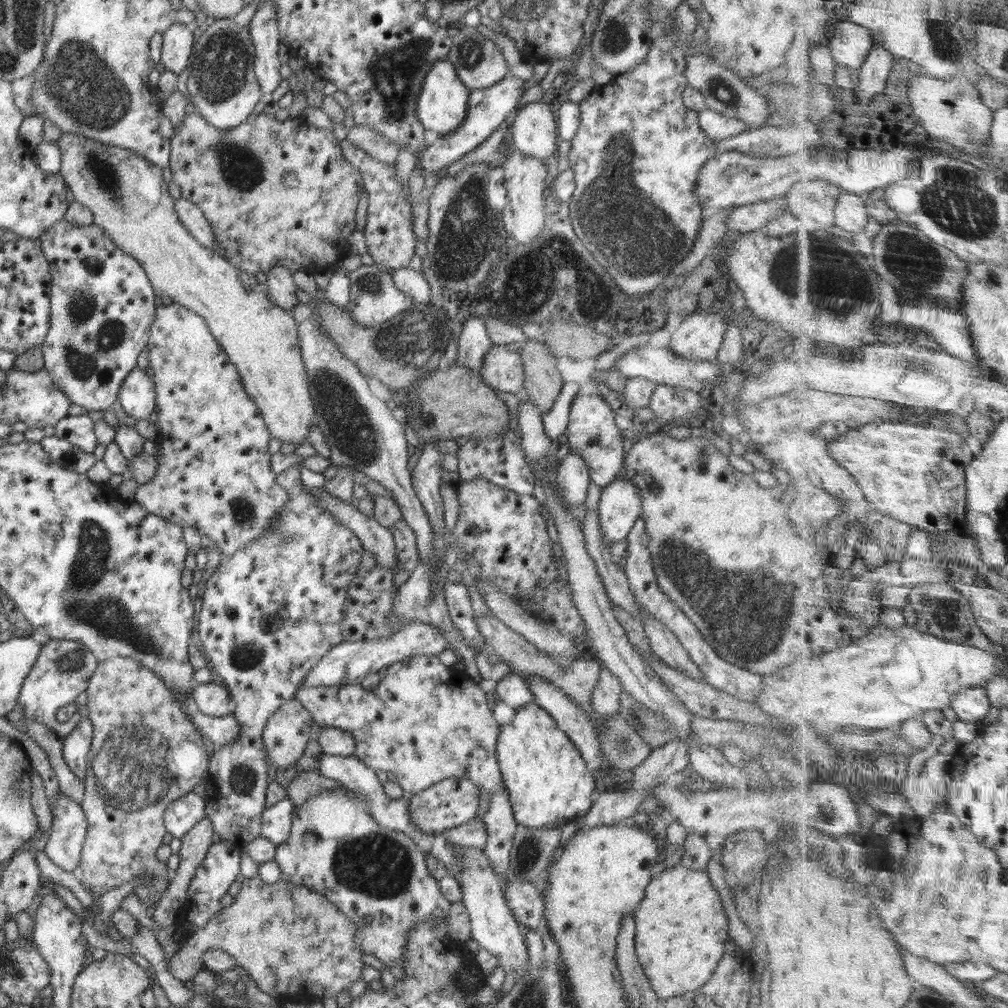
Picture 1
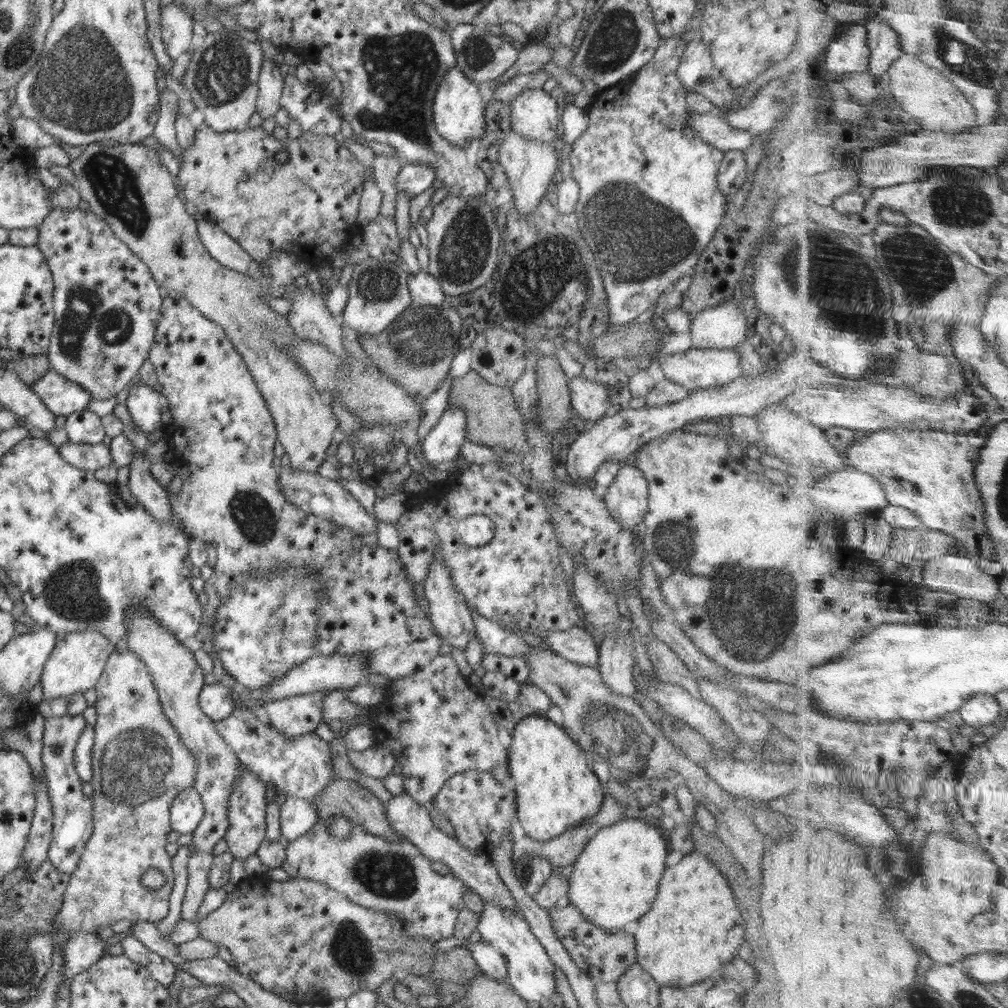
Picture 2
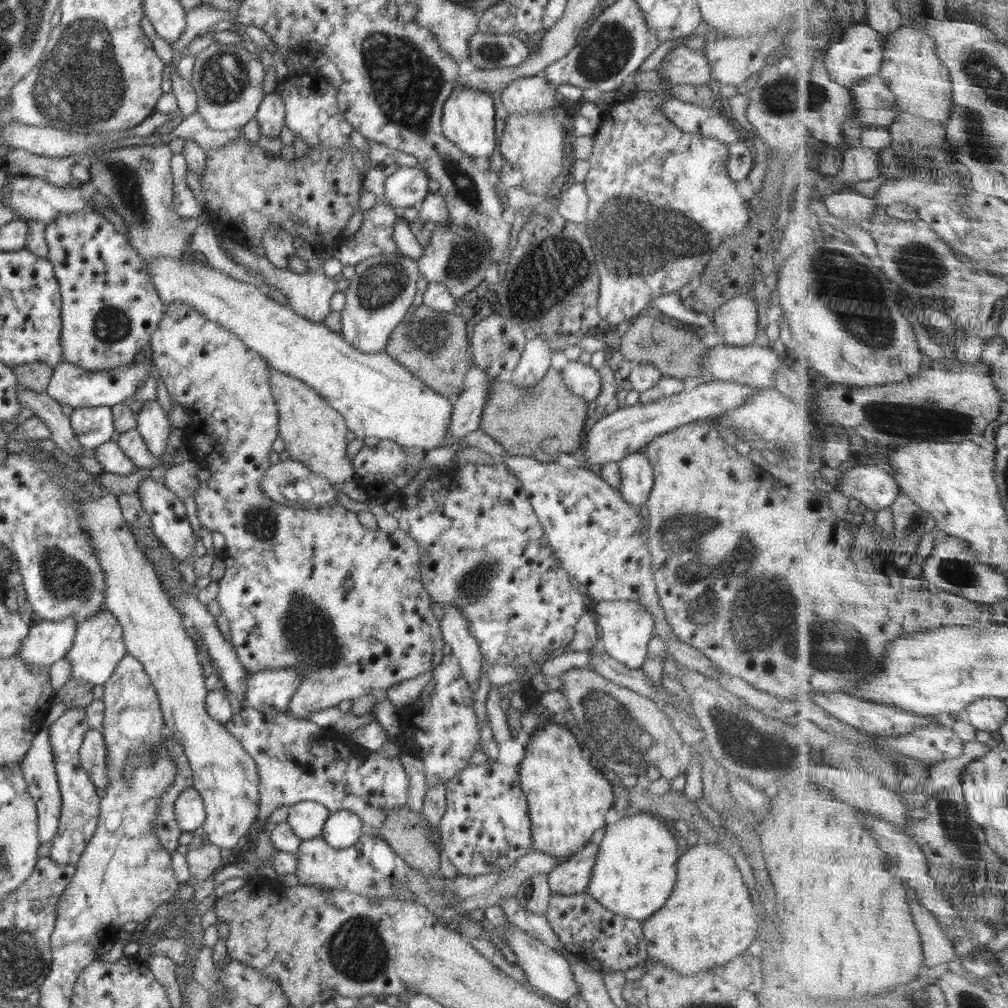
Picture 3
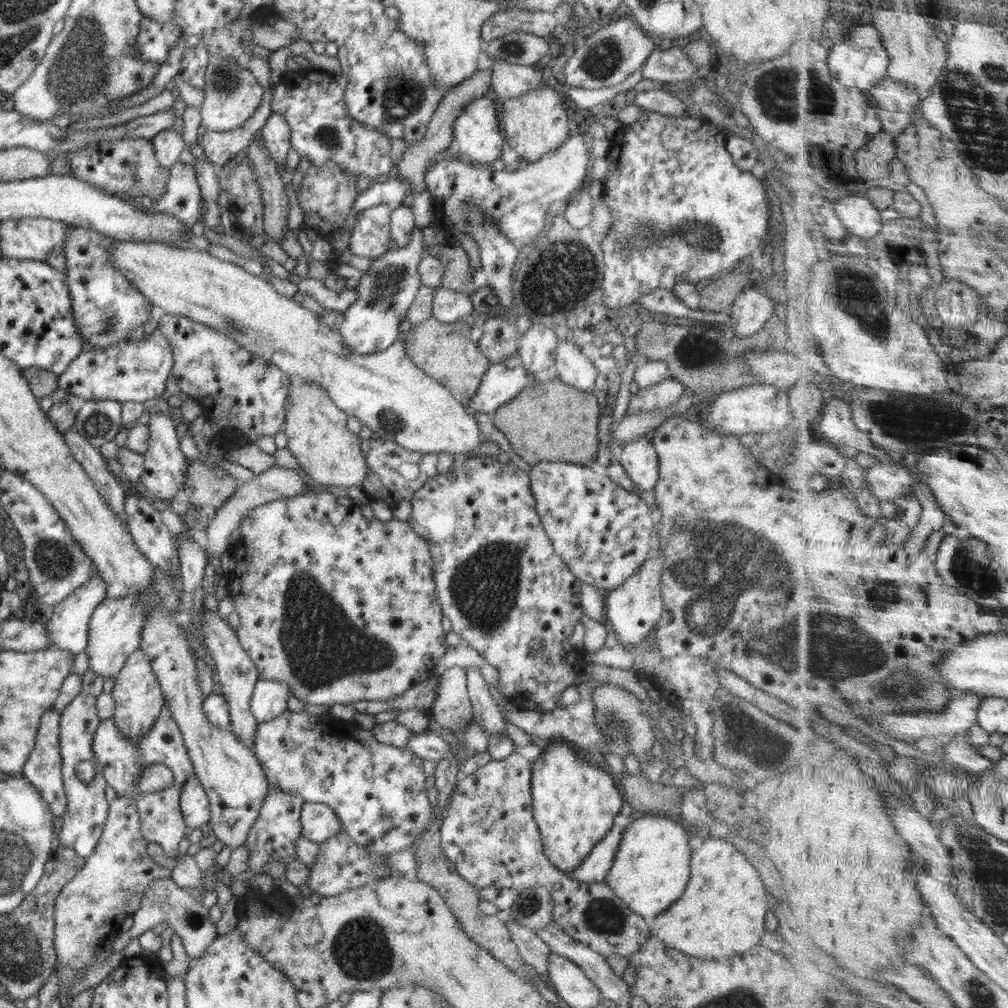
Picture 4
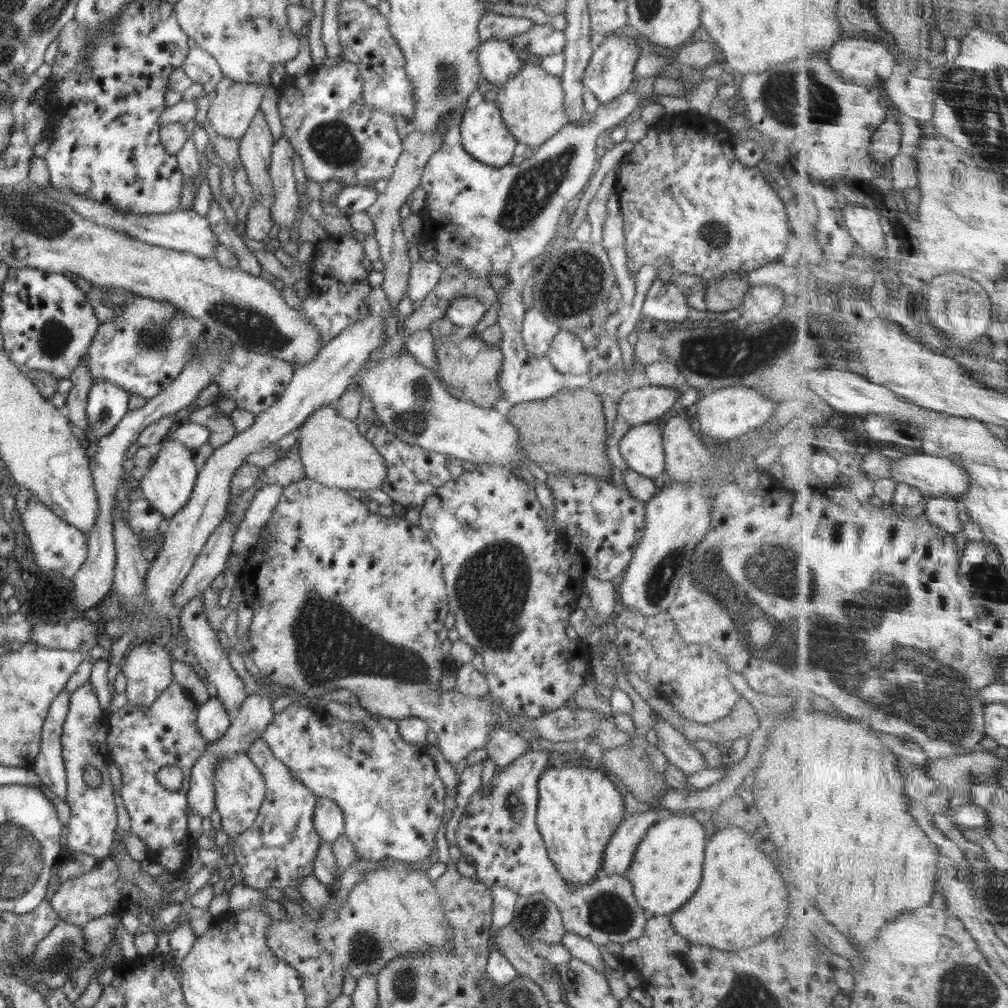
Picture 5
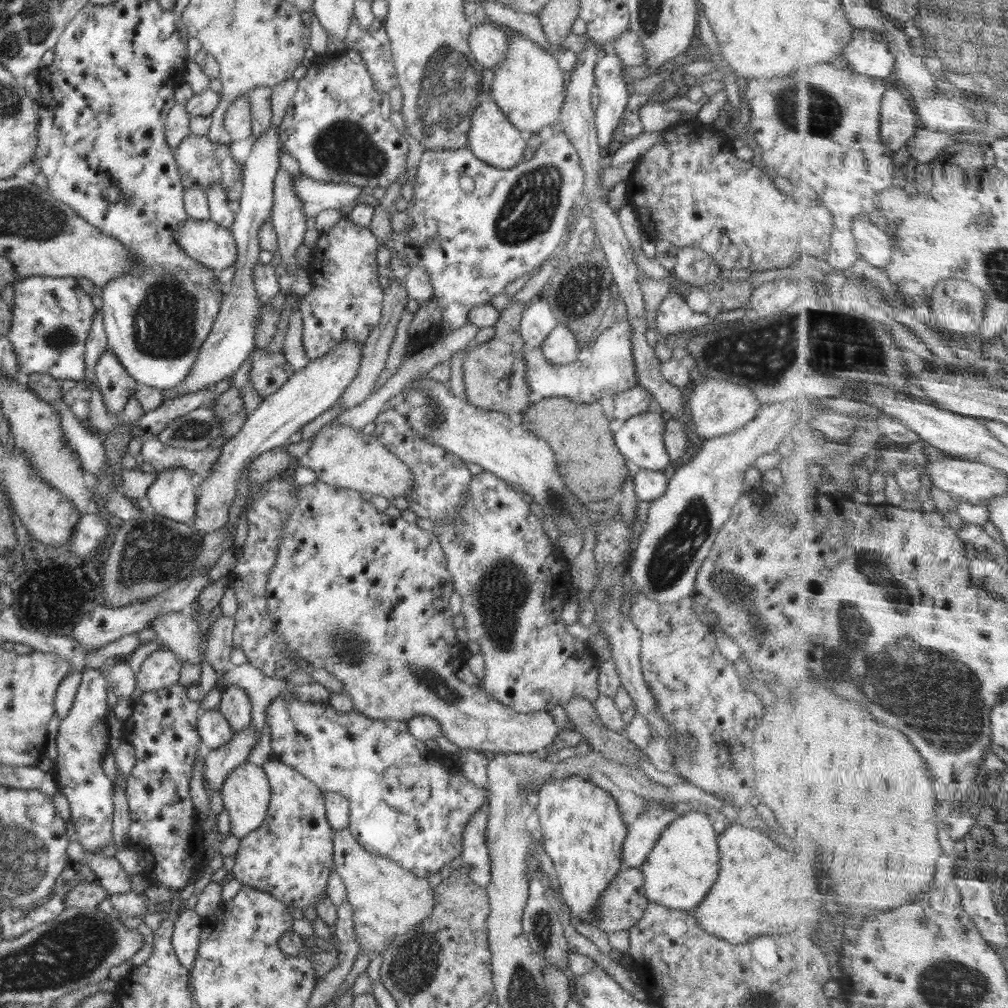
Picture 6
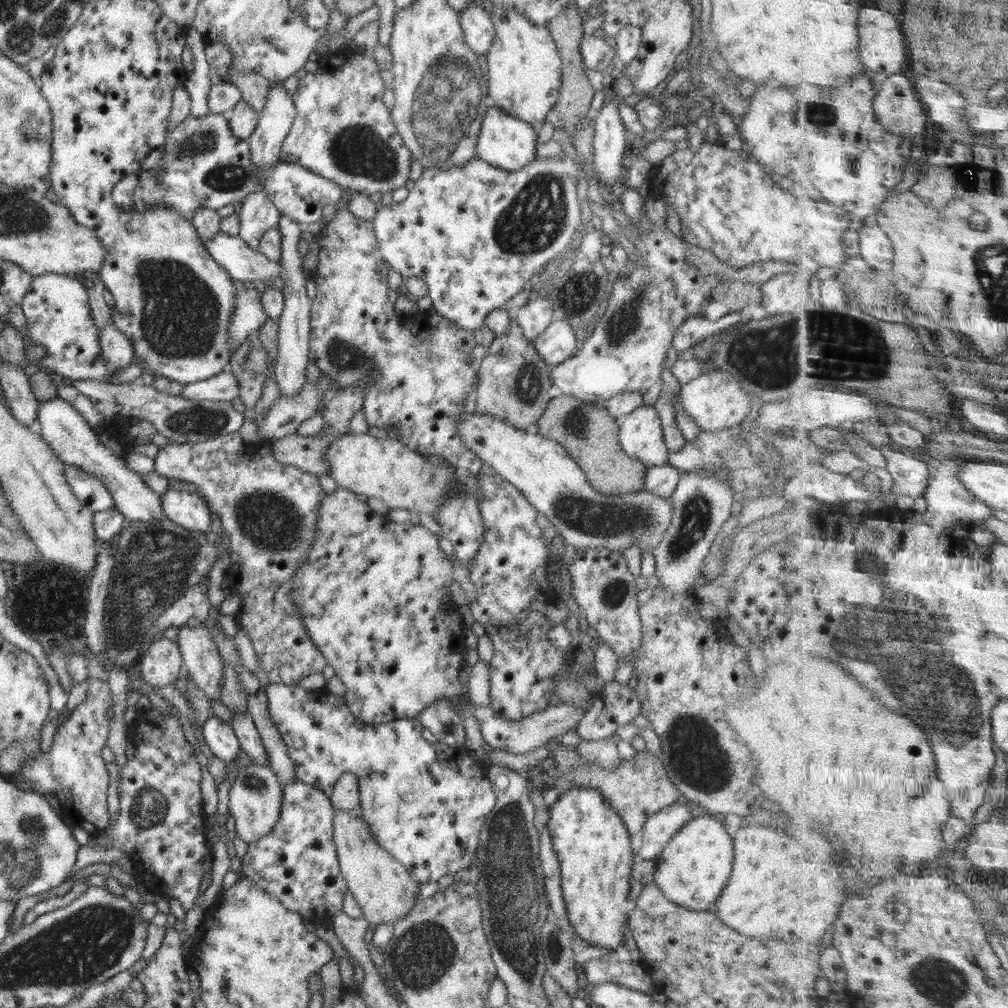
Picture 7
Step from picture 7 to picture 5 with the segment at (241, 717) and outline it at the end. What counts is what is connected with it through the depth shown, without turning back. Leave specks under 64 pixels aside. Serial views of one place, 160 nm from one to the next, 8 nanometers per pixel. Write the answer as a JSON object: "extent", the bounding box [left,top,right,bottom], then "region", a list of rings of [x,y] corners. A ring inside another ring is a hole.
{"extent":[180,595,246,712],"region":[[[194,595],[188,604],[181,609],[180,615],[180,635],[185,639],[185,646],[190,648],[198,658],[203,670],[206,670],[207,679],[214,684],[217,690],[217,696],[222,701],[222,706],[228,712],[236,712],[246,695],[244,683],[238,677],[234,668],[230,665],[227,651],[220,645],[217,632],[213,629],[209,618],[206,616],[205,606],[203,605],[203,595]]]}

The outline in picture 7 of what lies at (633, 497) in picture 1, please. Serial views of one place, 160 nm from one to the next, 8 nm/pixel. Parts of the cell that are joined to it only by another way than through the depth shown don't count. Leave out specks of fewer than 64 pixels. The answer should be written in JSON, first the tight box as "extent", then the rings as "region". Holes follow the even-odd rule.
{"extent":[618,405,670,467],"region":[[[642,405],[627,414],[619,426],[618,440],[630,458],[642,461],[647,467],[668,463],[670,452],[654,406]]]}

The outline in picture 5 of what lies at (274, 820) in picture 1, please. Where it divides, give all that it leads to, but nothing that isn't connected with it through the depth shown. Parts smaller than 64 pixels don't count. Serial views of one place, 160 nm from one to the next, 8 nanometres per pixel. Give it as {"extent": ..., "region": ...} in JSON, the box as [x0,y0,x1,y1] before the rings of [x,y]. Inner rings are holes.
{"extent":[313,798,344,843],"region":[[[319,798],[314,805],[313,821],[316,832],[326,843],[332,843],[344,832],[343,812],[329,798]]]}

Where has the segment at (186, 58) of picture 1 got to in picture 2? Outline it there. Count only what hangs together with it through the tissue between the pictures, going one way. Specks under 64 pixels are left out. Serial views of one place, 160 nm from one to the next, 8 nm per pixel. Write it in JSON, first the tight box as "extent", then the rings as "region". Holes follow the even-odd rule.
{"extent":[161,3,193,60],"region":[[[172,3],[161,7],[161,39],[166,47],[166,52],[172,60],[178,60],[184,53],[190,50],[192,40],[193,18],[186,9]]]}

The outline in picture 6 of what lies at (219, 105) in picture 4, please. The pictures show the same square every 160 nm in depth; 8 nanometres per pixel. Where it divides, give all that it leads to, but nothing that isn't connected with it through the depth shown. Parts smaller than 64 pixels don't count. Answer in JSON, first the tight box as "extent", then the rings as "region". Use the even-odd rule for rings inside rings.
{"extent":[223,95,252,141],"region":[[[245,95],[237,96],[226,109],[223,125],[232,141],[248,138],[252,134],[251,106]]]}

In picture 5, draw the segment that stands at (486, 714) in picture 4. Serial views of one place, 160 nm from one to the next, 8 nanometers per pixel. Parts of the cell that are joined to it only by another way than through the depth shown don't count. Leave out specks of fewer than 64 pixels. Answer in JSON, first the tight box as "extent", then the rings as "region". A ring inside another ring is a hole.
{"extent":[486,728,531,774],"region":[[[496,728],[490,732],[488,744],[486,744],[487,759],[495,764],[496,774],[500,770],[506,770],[505,766],[511,764],[522,754],[531,750],[529,744],[516,736],[514,729]]]}

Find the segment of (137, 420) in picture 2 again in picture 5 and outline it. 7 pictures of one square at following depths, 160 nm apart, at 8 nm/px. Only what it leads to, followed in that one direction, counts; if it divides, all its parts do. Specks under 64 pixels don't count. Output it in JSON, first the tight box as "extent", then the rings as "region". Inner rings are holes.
{"extent":[139,437,198,518],"region":[[[164,437],[157,448],[159,449],[157,458],[153,466],[139,480],[139,486],[150,505],[154,506],[164,518],[169,518],[186,506],[186,502],[192,494],[198,470],[194,463],[194,451],[182,446],[176,439],[172,437],[165,439]]]}

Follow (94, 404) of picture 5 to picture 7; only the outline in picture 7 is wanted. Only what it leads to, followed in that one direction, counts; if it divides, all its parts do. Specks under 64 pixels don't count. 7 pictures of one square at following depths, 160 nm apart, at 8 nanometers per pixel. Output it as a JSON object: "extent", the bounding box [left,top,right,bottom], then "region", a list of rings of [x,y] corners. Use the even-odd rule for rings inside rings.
{"extent":[99,322,135,371],"region":[[[113,322],[100,330],[99,345],[101,357],[112,371],[121,371],[134,360],[135,350],[132,342]]]}

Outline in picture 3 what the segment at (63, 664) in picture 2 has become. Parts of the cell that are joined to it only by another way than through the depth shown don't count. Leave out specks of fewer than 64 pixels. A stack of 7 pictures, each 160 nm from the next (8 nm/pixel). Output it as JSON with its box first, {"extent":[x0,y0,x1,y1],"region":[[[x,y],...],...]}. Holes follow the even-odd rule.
{"extent":[65,608,126,684],"region":[[[106,608],[98,614],[86,617],[76,625],[73,643],[65,658],[71,662],[71,679],[89,684],[104,684],[114,672],[120,659],[126,654],[123,630],[118,619]]]}

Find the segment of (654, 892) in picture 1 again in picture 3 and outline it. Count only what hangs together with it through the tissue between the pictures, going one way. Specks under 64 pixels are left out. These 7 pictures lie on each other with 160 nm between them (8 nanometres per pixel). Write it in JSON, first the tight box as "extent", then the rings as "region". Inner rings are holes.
{"extent":[641,842,758,976],"region":[[[699,842],[680,856],[677,864],[677,879],[667,901],[647,919],[641,921],[646,939],[647,959],[659,960],[678,974],[692,976],[701,970],[721,968],[757,940],[758,920],[748,887],[744,884],[739,866],[739,857],[721,850],[720,846]]]}

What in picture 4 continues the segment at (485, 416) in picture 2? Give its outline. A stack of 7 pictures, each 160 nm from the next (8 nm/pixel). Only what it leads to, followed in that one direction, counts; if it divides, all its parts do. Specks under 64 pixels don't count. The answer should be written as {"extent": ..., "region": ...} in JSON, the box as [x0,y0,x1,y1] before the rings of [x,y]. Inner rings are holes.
{"extent":[492,377,599,466],"region":[[[558,377],[546,382],[536,382],[530,388],[524,388],[511,401],[492,412],[493,423],[509,440],[513,452],[530,465],[542,461],[576,463],[586,466],[596,460],[598,452],[598,417],[599,403],[591,393],[563,384]]]}

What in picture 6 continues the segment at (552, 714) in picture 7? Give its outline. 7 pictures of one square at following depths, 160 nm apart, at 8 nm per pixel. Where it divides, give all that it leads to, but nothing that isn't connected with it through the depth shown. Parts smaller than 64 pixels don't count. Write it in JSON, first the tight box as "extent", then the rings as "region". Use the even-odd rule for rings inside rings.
{"extent":[266,480,562,754],"region":[[[320,480],[312,484],[301,485],[296,493],[296,504],[286,518],[283,525],[283,533],[279,538],[276,562],[272,567],[266,583],[266,606],[275,622],[274,630],[287,648],[299,652],[299,656],[307,658],[313,668],[323,668],[332,676],[335,676],[342,684],[345,694],[350,696],[354,703],[354,709],[359,714],[371,720],[388,721],[400,720],[410,721],[419,715],[425,715],[436,720],[442,727],[442,735],[452,741],[458,749],[469,749],[474,751],[502,754],[520,753],[540,754],[550,747],[562,730],[550,711],[534,711],[521,714],[503,706],[501,702],[494,700],[480,687],[466,684],[457,677],[457,670],[466,664],[465,654],[468,651],[466,643],[459,641],[454,628],[454,616],[449,611],[450,596],[453,591],[450,571],[447,569],[447,562],[444,551],[438,542],[438,536],[434,532],[424,530],[418,524],[410,524],[400,518],[391,518],[383,512],[378,512],[376,507],[369,500],[364,500],[357,490],[338,488]]]}

